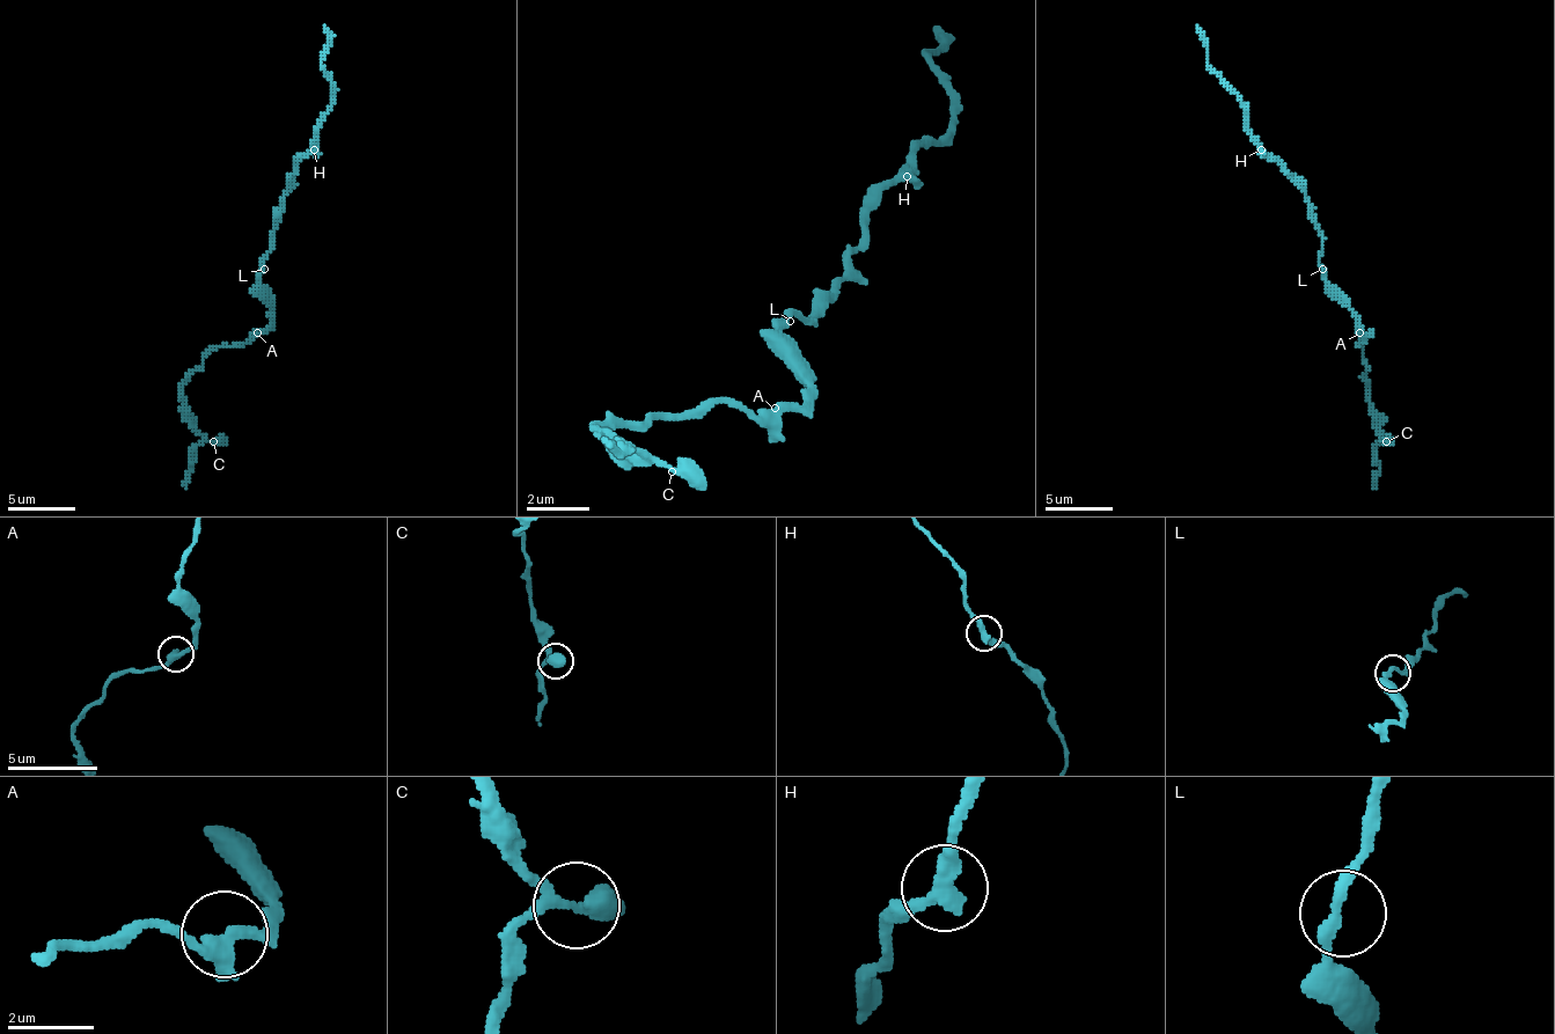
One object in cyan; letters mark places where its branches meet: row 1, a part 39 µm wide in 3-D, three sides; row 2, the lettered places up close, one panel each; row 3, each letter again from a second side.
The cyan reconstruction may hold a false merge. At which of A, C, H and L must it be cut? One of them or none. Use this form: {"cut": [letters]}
{"cut": []}

